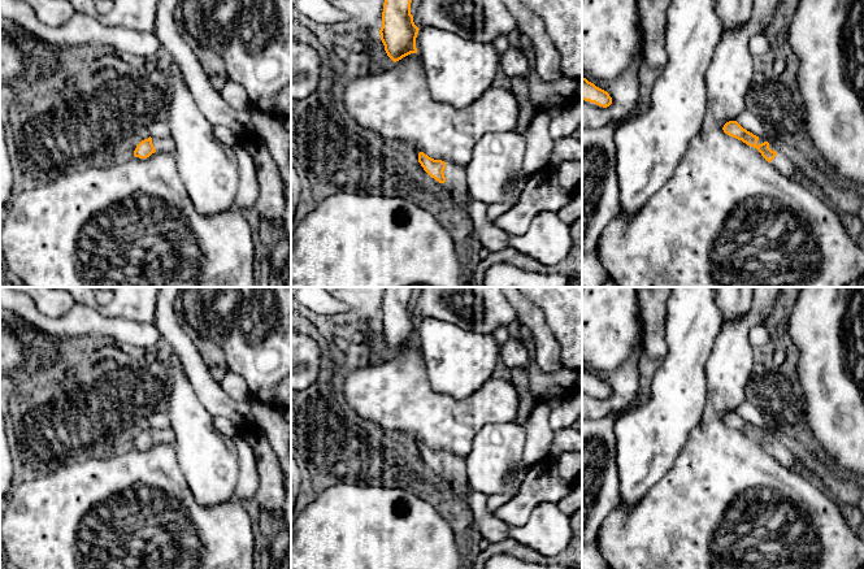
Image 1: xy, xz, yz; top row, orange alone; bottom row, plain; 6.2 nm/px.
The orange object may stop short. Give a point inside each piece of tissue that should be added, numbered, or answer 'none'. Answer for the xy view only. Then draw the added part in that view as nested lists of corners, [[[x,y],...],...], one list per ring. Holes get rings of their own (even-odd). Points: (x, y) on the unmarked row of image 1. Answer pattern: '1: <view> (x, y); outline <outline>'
1: xy (165, 435); outline [[[152,429],[152,435],[156,443],[174,443],[174,433],[172,429]]]

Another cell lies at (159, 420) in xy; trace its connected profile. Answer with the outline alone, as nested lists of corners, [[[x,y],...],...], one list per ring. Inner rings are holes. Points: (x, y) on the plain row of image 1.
[[[164,411],[151,412],[148,414],[148,422],[151,429],[162,430],[172,427],[168,414]]]

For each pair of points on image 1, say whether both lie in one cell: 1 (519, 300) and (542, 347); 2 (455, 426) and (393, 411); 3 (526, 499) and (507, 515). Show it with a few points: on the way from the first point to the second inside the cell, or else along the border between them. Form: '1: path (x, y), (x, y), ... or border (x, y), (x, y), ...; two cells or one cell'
1: path (528, 312), (542, 335); one cell
2: path (439, 421), (420, 411), (408, 411); one cell
3: path (521, 504), (512, 513); one cell

